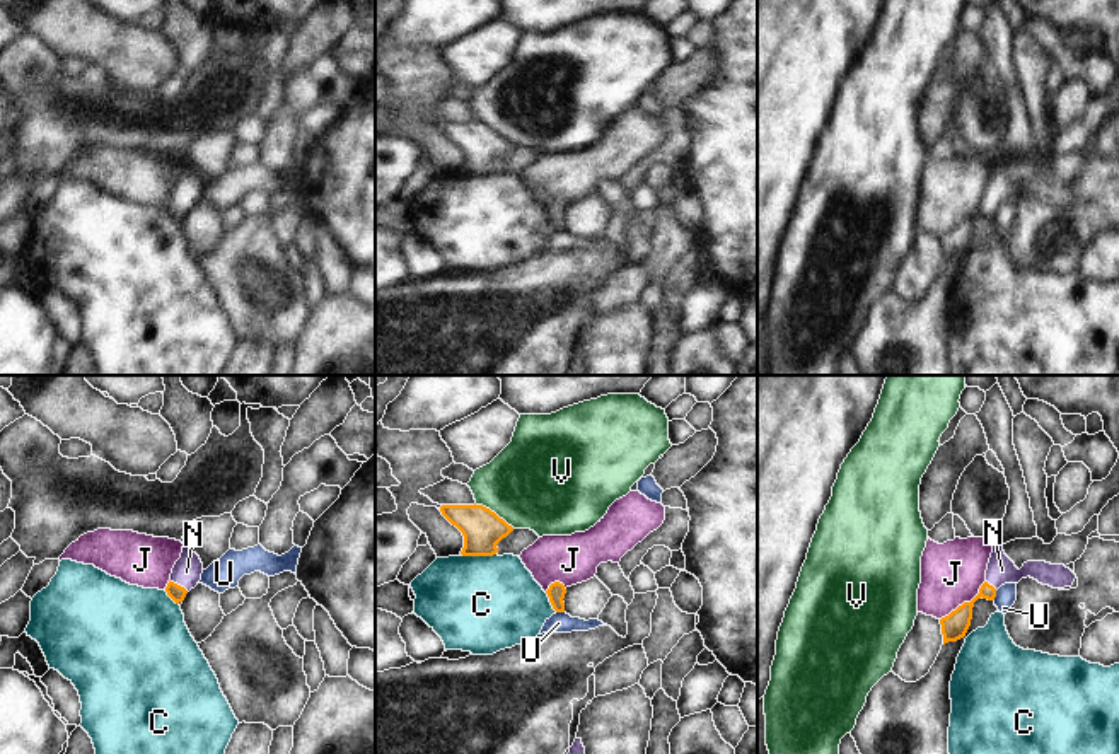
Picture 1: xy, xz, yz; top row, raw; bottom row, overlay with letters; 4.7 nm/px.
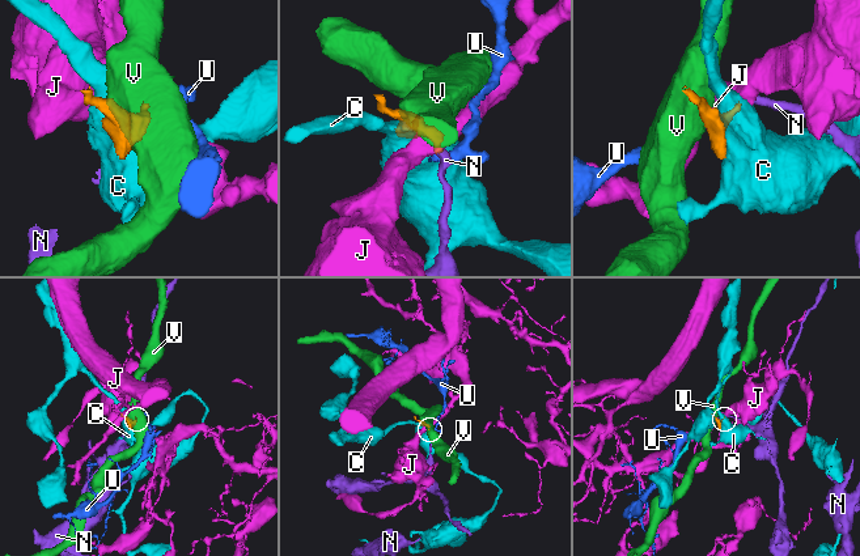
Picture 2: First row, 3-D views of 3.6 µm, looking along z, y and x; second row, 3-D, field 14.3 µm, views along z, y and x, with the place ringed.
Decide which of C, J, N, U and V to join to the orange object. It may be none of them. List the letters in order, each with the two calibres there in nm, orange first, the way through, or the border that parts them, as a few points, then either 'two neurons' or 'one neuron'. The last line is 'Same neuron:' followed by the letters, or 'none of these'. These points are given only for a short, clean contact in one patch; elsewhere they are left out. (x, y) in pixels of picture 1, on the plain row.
C: 190/460 nm | two neurons
J: 130/300 nm | along yz (985, 198), (969, 219), (964, 219), (940, 237) | two neurons
N: 80/140 nm | across xy (176, 210), (179, 203), (186, 190) | one neuron
U: 130/100 nm | along yz (997, 208), (993, 217) | two neurons
V: 190/440 nm | along xz (475, 121), (488, 125), (514, 145) | two neurons
Same neuron: N

